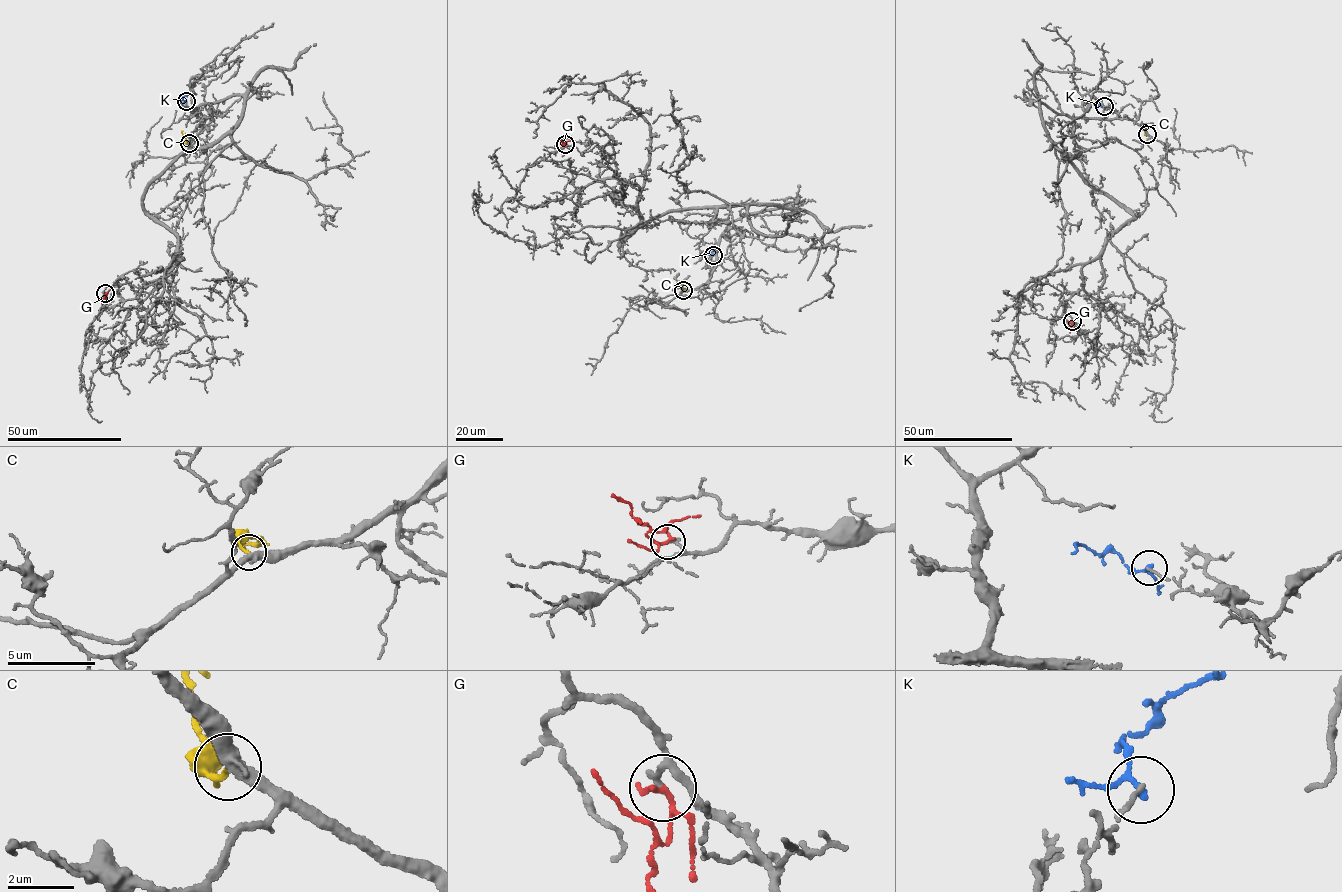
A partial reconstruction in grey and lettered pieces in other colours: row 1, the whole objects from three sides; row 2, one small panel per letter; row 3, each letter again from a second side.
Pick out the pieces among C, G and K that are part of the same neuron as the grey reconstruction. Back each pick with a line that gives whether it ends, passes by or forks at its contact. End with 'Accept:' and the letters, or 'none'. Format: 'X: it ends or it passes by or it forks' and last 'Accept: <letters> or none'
C: it passes by
G: it passes by
Accept: C, G

